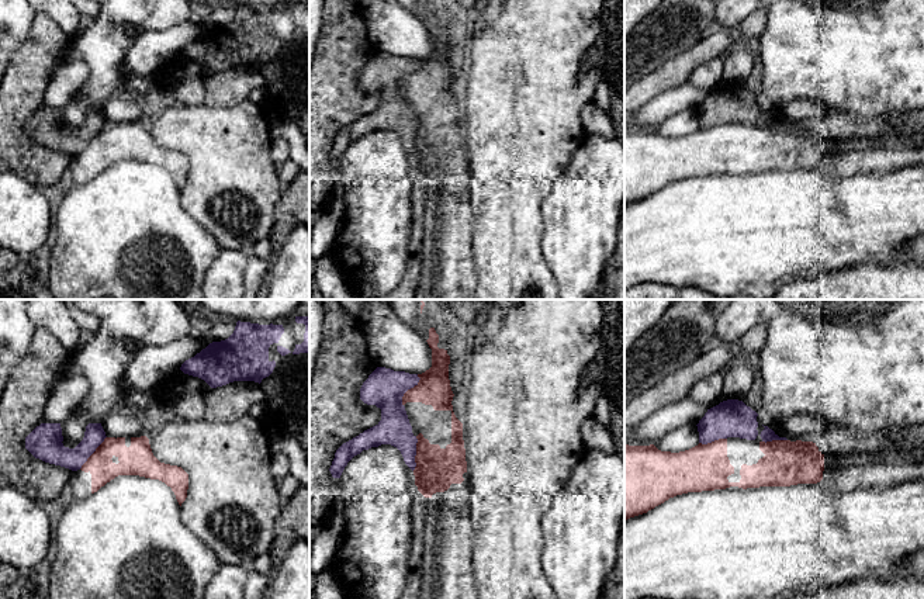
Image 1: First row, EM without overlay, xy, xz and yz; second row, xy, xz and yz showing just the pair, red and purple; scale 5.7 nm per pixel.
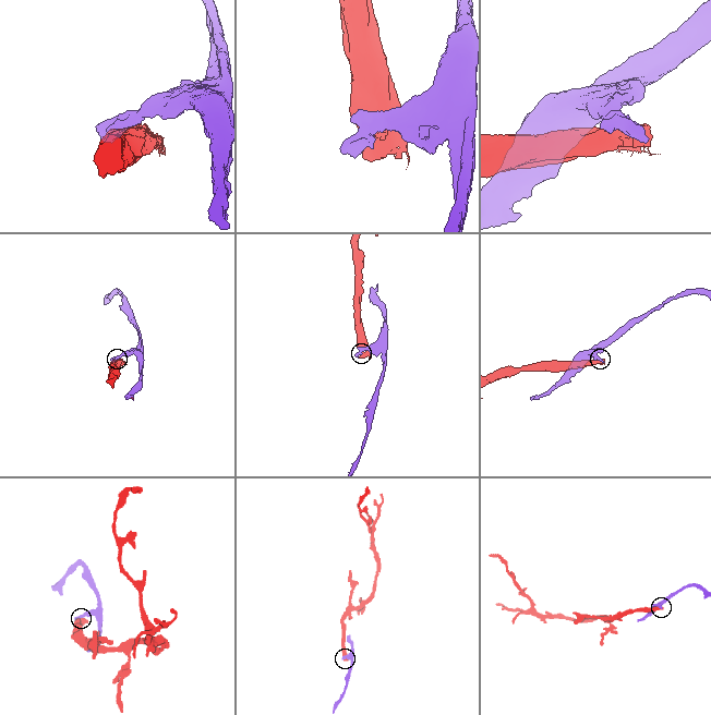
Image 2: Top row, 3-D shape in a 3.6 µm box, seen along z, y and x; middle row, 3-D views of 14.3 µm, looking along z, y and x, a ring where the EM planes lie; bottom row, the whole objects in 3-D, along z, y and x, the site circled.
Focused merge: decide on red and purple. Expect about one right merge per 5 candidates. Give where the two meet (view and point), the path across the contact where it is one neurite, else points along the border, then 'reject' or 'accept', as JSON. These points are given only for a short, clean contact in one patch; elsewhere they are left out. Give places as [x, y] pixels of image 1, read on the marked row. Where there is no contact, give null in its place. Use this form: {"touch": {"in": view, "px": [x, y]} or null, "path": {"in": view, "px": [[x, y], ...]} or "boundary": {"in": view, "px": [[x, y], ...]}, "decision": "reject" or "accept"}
{"touch": {"in": "xz", "px": [408, 390]}, "decision": "reject"}

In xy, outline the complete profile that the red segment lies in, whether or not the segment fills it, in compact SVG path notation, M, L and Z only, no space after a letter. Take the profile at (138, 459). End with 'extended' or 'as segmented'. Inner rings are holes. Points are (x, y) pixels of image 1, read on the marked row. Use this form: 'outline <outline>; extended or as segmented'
outline M146 436L131 437L129 447L125 437L105 437L80 470L91 474L91 494L118 475L139 475L170 487L180 506L187 498L188 474L181 467L160 463Z; as segmented

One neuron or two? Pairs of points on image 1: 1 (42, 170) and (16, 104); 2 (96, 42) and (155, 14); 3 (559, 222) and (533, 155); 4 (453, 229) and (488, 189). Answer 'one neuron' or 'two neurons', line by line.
1: one neuron
2: one neuron
3: two neurons
4: two neurons

